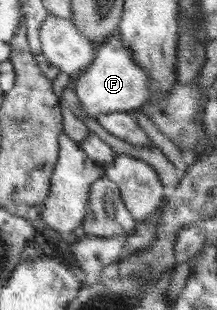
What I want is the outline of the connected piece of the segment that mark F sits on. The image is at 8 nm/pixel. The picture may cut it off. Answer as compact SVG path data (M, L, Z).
M118 35L96 46L96 59L72 85L84 113L97 117L101 113L130 112L142 108L150 100L147 71L136 61Z

